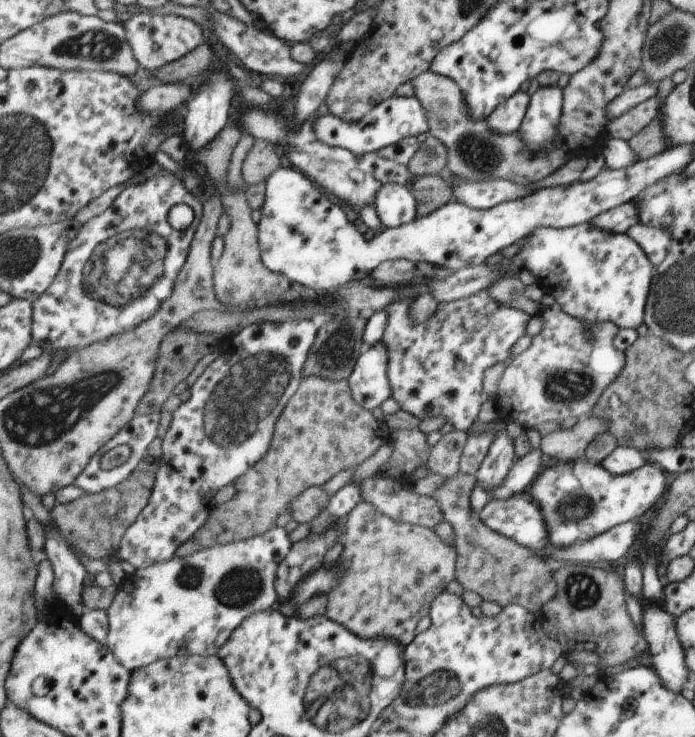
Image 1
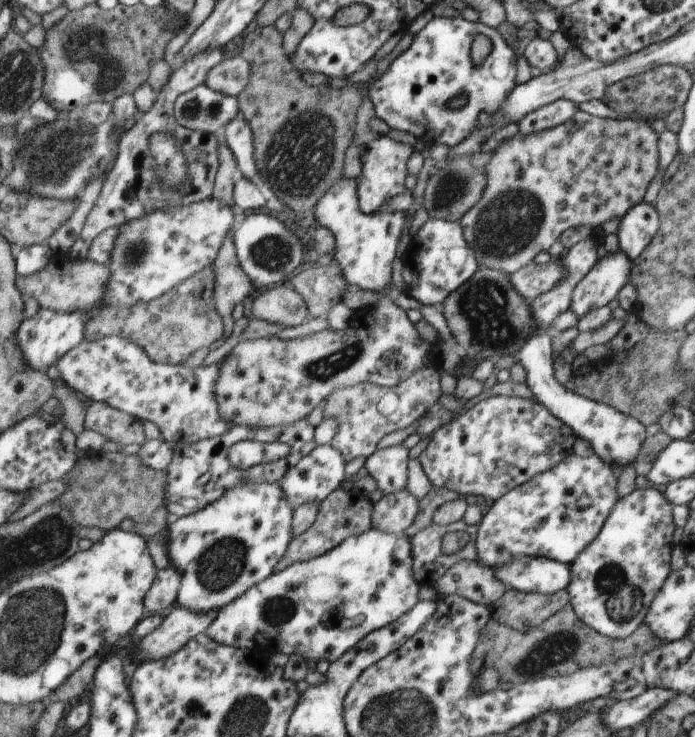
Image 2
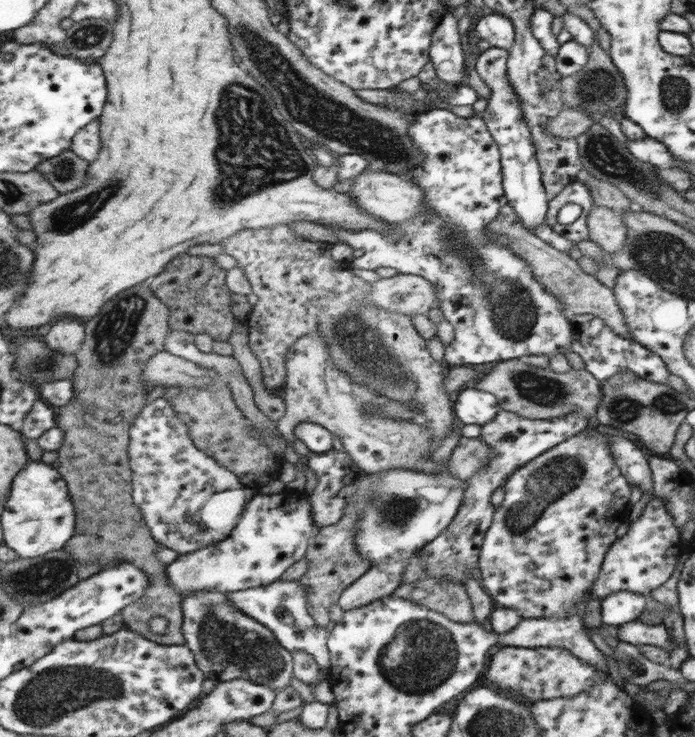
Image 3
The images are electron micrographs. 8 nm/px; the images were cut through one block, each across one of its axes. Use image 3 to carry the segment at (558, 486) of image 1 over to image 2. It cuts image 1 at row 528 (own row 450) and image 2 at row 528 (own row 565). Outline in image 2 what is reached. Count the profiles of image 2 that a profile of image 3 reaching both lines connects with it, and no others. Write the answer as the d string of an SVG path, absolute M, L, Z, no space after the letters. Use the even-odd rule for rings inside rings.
M575 453L569 455L552 469L537 475L514 488L507 495L494 501L494 505L482 518L478 525L477 561L482 566L493 567L494 570L511 564L520 557L543 557L570 565L578 556L599 537L606 526L611 512L620 503L620 472L612 467L612 463L592 454L589 458L581 458Z

